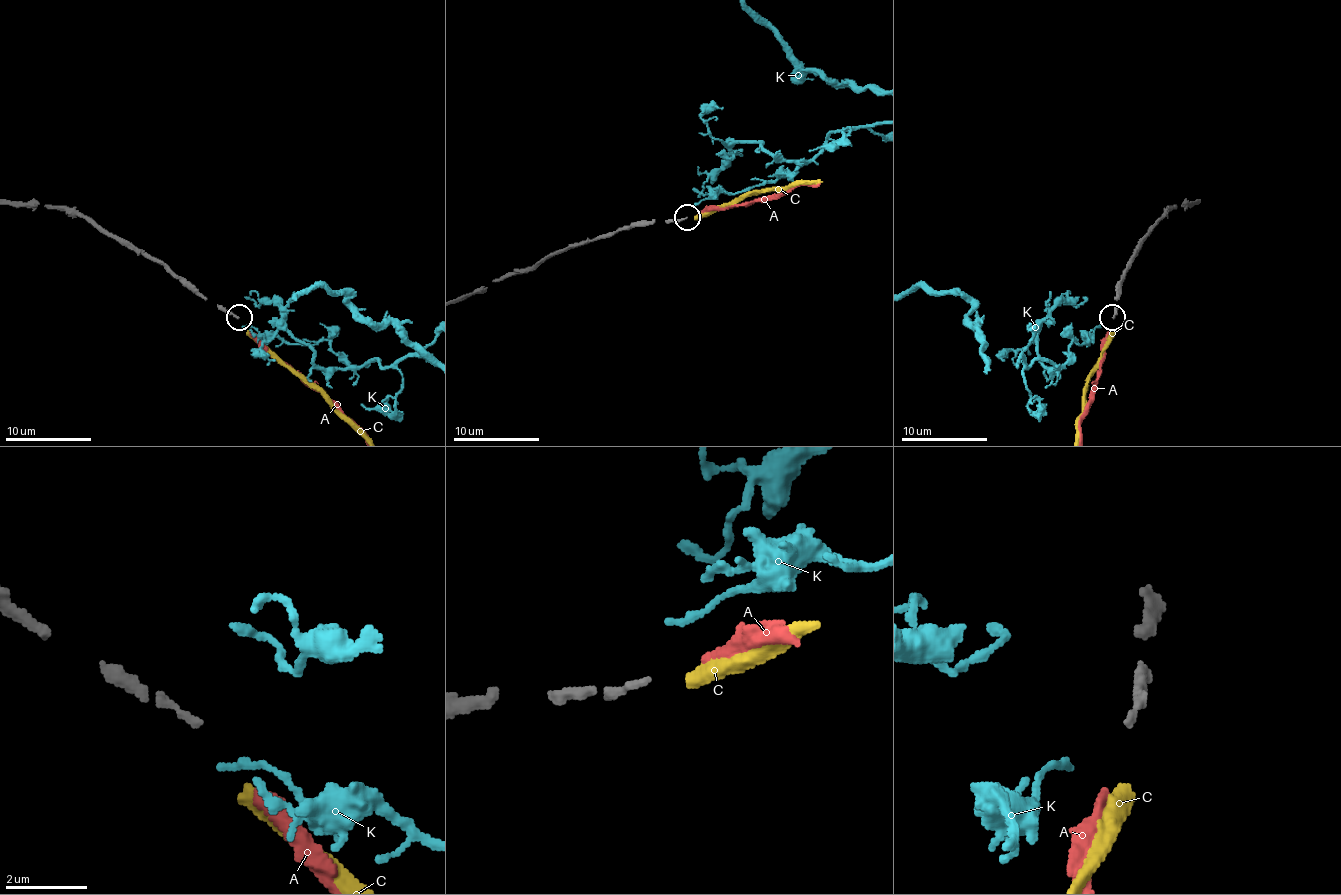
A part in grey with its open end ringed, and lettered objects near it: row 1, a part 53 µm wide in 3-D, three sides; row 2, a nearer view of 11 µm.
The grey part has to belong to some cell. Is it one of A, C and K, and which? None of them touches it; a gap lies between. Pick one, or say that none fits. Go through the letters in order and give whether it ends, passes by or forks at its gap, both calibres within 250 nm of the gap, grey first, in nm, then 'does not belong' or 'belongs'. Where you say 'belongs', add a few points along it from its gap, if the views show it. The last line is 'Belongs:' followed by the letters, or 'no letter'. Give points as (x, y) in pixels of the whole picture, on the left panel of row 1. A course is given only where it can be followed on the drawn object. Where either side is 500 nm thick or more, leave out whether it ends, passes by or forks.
A: it ends; calibres 150 and 280 nm; belongs
C: it ends; calibres 150 and 440 nm; does not belong
K: it ends; calibres 150 and 180 nm; does not belong
Belongs: A

